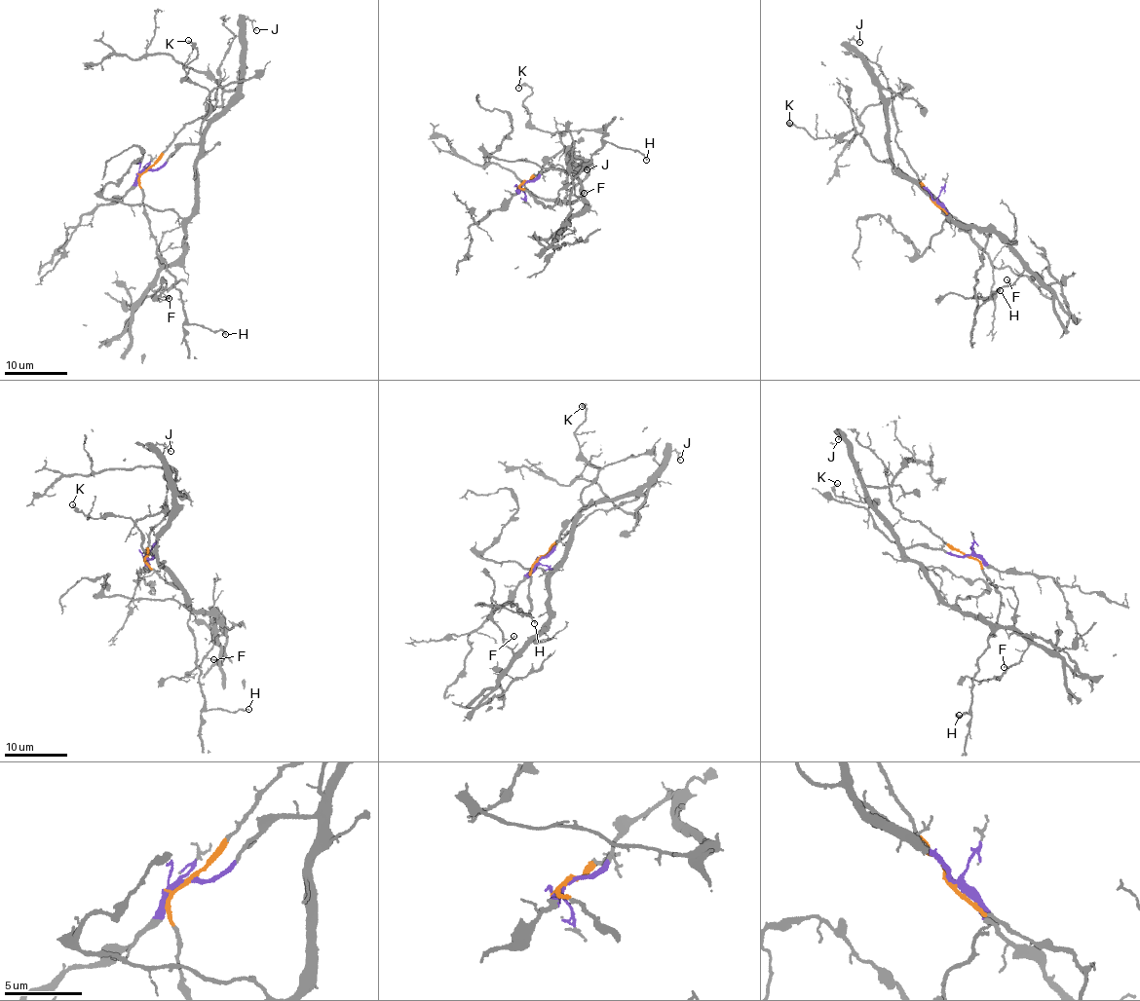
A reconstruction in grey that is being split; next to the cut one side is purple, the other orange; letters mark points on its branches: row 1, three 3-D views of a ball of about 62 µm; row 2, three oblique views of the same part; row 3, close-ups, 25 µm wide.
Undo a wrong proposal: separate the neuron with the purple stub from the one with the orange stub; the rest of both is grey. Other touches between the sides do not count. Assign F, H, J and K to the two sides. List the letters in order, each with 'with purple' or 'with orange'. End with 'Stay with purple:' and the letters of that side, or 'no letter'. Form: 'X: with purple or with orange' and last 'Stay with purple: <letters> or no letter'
F: with purple
H: with orange
J: with purple
K: with purple
Stay with purple: F, J, K

